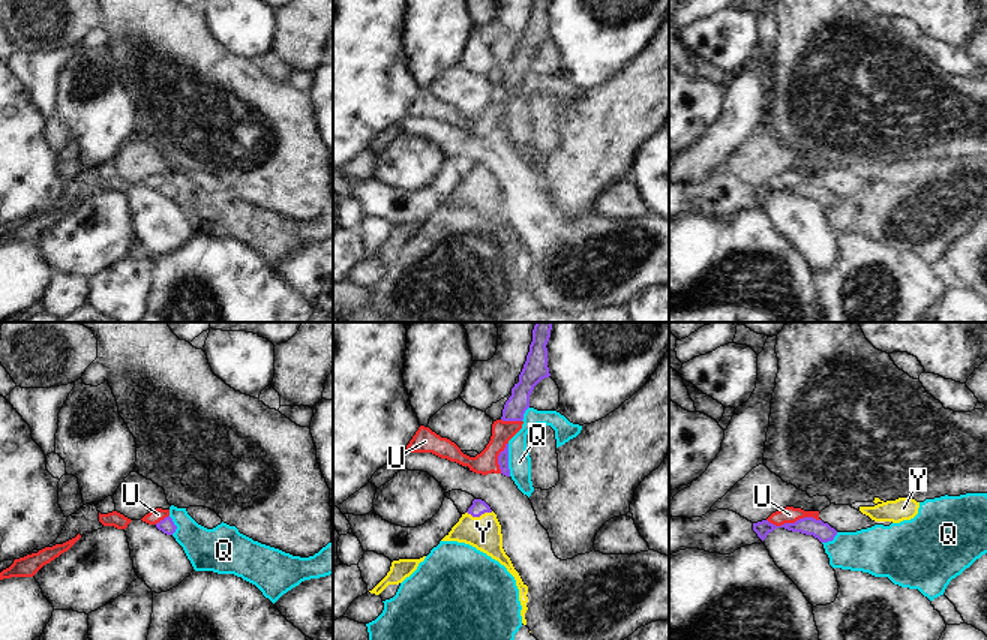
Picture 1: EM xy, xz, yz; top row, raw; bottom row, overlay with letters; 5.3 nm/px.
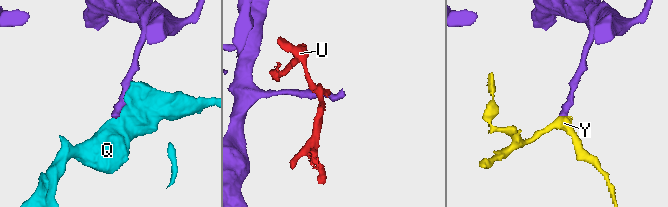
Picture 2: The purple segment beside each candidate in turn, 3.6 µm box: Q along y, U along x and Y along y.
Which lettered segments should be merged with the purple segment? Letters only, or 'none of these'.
Y

